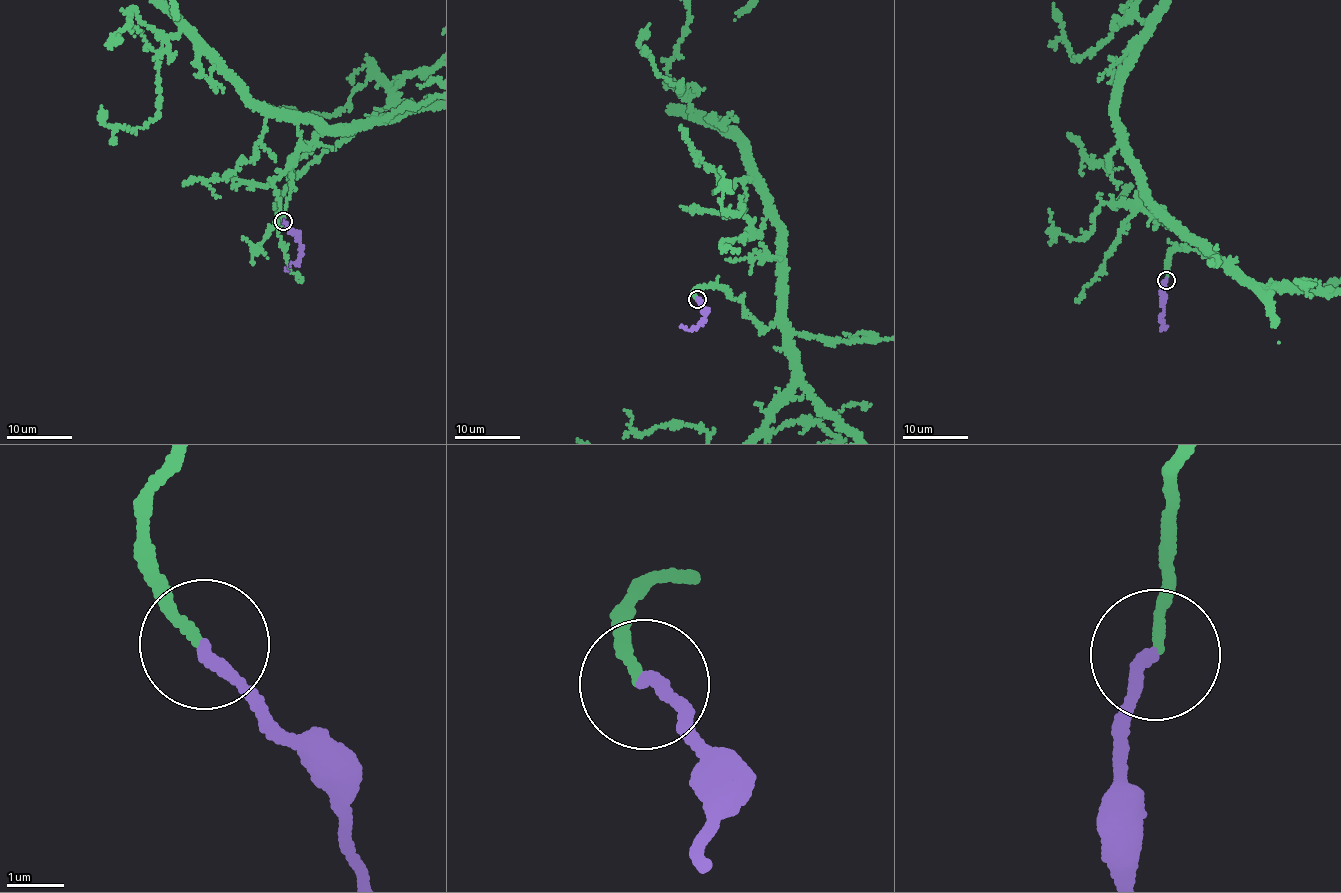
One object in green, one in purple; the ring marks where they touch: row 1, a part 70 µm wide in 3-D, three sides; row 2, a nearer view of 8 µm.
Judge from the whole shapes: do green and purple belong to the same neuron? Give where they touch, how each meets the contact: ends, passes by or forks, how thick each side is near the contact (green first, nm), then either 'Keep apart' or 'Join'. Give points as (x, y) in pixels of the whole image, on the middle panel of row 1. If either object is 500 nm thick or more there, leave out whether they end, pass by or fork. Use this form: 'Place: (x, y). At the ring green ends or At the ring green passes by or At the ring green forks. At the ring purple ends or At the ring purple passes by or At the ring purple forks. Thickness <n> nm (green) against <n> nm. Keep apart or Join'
Place: (697, 299). At the ring green ends. At the ring purple ends. Thickness 170 nm (green) against 220 nm. Join

